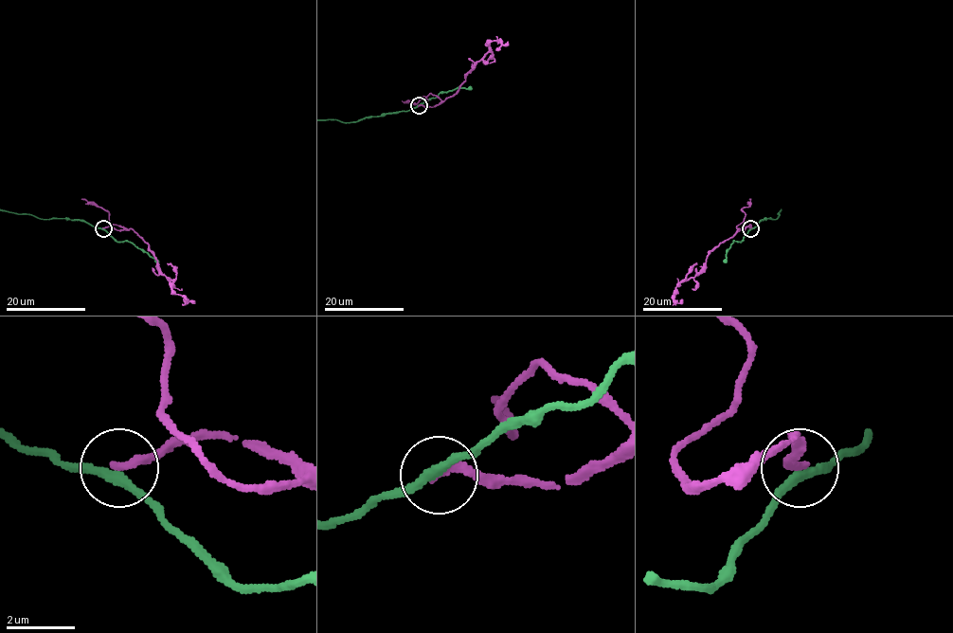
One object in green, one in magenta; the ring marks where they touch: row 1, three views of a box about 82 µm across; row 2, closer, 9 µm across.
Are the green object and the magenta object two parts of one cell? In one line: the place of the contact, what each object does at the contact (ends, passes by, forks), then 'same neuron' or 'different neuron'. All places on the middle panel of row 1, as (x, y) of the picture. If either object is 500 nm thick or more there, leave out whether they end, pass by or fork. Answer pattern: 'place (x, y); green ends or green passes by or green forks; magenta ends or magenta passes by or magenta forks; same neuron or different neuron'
place (419, 105); green passes by; magenta ends; different neuron

